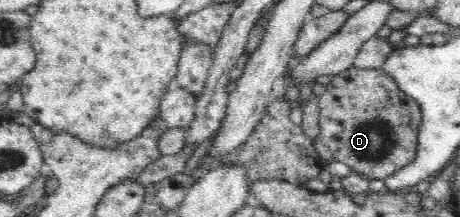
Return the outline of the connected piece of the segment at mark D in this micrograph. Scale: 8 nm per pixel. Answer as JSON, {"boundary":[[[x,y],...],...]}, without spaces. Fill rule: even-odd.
{"boundary":[[[351,67],[335,75],[325,86],[324,92],[317,96],[317,108],[320,109],[320,140],[328,146],[335,160],[347,164],[354,171],[385,180],[414,160],[419,126],[422,122],[420,107],[412,97],[398,88],[393,78],[382,67],[380,69]]]}

